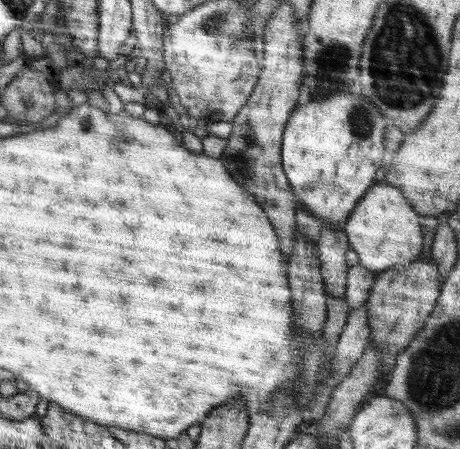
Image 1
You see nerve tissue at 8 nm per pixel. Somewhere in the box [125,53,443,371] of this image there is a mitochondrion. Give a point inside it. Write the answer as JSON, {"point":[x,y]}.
{"point":[239,162]}

